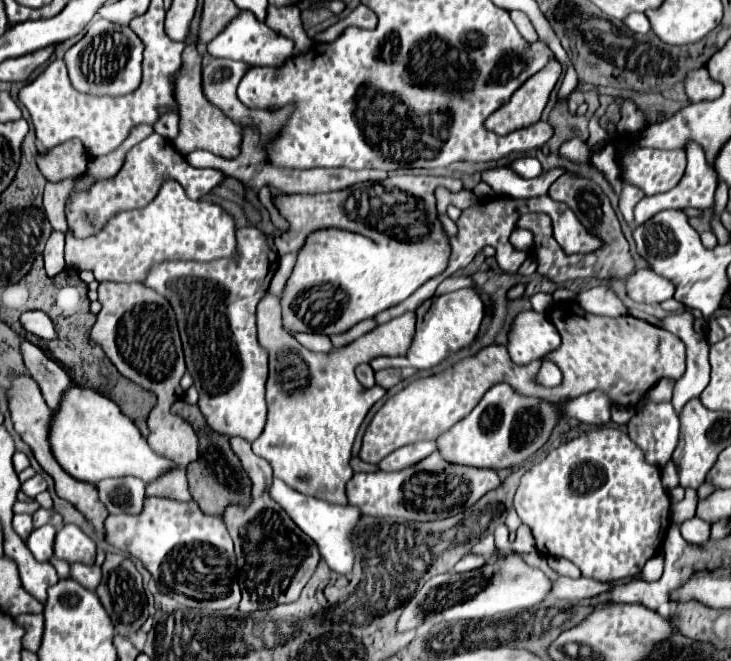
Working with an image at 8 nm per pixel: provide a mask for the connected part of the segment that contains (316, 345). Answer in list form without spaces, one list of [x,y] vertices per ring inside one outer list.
[[[294,332],[294,336],[302,346],[306,346],[312,352],[330,352],[332,350],[332,342],[324,334],[298,334],[298,332]]]

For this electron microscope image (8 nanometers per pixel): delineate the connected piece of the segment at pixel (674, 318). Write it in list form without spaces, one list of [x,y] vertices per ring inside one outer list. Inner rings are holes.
[[[688,309],[662,318],[662,328],[676,334],[686,344],[686,372],[680,380],[676,380],[670,400],[676,412],[680,412],[688,400],[700,396],[710,380],[708,342],[704,334],[698,334],[692,326],[688,326],[693,322],[694,318]]]

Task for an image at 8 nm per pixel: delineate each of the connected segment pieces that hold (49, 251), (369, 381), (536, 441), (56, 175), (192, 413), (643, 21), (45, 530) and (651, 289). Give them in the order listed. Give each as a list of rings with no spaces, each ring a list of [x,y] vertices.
[[[52,232],[46,248],[44,248],[44,262],[46,262],[46,274],[56,276],[60,270],[64,270],[64,236],[62,232]]]
[[[360,364],[356,368],[356,378],[358,382],[364,386],[364,388],[372,388],[376,382],[374,382],[374,370],[370,368],[370,364]]]
[[[498,384],[484,394],[484,398],[466,418],[444,432],[436,440],[436,446],[440,456],[450,464],[500,470],[520,464],[536,450],[540,450],[556,424],[558,412],[552,404],[516,394],[508,384]]]
[[[68,140],[64,144],[58,144],[54,148],[48,148],[36,154],[36,164],[40,172],[46,176],[46,180],[50,182],[84,174],[86,162],[88,162],[88,156],[80,140]]]
[[[176,400],[172,404],[172,412],[178,414],[180,418],[184,418],[198,434],[198,454],[200,456],[196,462],[190,462],[186,466],[186,476],[188,476],[190,494],[196,500],[196,504],[200,506],[200,510],[214,514],[214,516],[222,516],[224,508],[232,502],[246,506],[250,500],[250,480],[248,480],[248,474],[242,470],[238,456],[232,452],[232,448],[228,444],[228,436],[214,432],[206,424],[202,412],[198,412],[198,406],[190,406],[184,400]]]
[[[632,12],[632,14],[626,16],[622,22],[624,22],[632,32],[646,34],[646,32],[650,30],[650,22],[648,22],[648,18],[646,18],[644,14],[640,14],[640,12]]]
[[[46,524],[42,528],[36,528],[30,538],[28,538],[28,548],[34,554],[34,558],[38,562],[48,562],[54,554],[54,536],[56,536],[56,528]]]
[[[636,270],[628,280],[628,296],[636,302],[650,302],[660,304],[674,296],[674,286],[670,280],[658,276],[652,270]]]

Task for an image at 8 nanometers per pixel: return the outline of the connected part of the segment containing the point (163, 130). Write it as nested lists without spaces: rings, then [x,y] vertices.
[[[166,112],[162,114],[156,124],[154,124],[154,132],[158,132],[164,138],[170,138],[176,134],[176,112]]]

